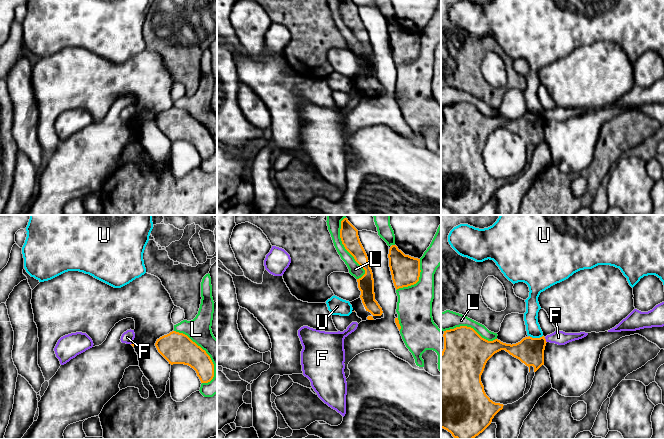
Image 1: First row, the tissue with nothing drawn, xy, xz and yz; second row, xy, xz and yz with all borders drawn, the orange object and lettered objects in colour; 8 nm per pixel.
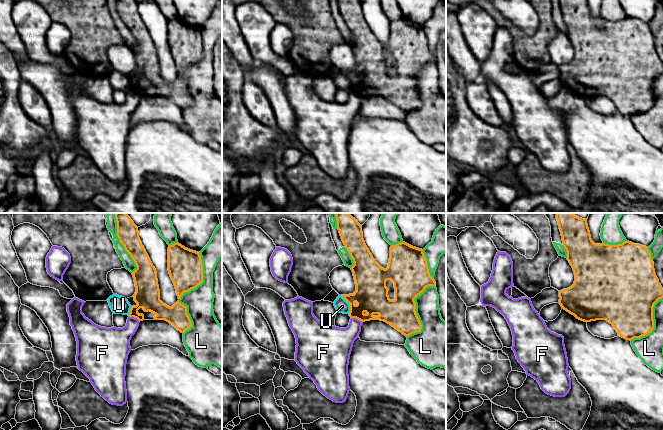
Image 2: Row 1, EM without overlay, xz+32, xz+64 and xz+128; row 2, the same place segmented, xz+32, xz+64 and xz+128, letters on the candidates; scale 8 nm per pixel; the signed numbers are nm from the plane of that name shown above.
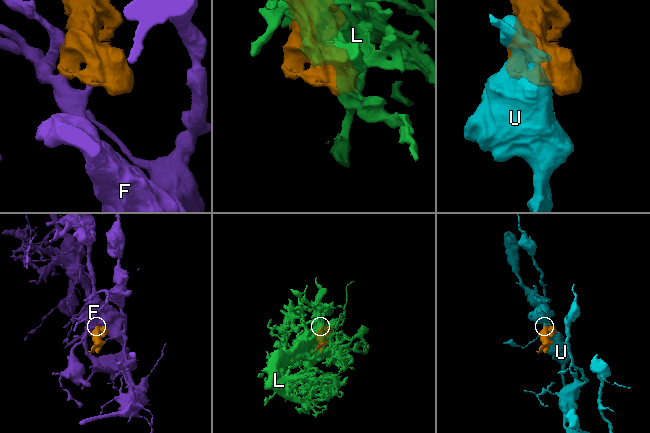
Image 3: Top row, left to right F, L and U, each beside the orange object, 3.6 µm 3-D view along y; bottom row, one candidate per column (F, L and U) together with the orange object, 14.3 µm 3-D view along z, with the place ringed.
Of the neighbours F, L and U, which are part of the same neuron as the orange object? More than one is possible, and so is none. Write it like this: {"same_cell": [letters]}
{"same_cell": []}

